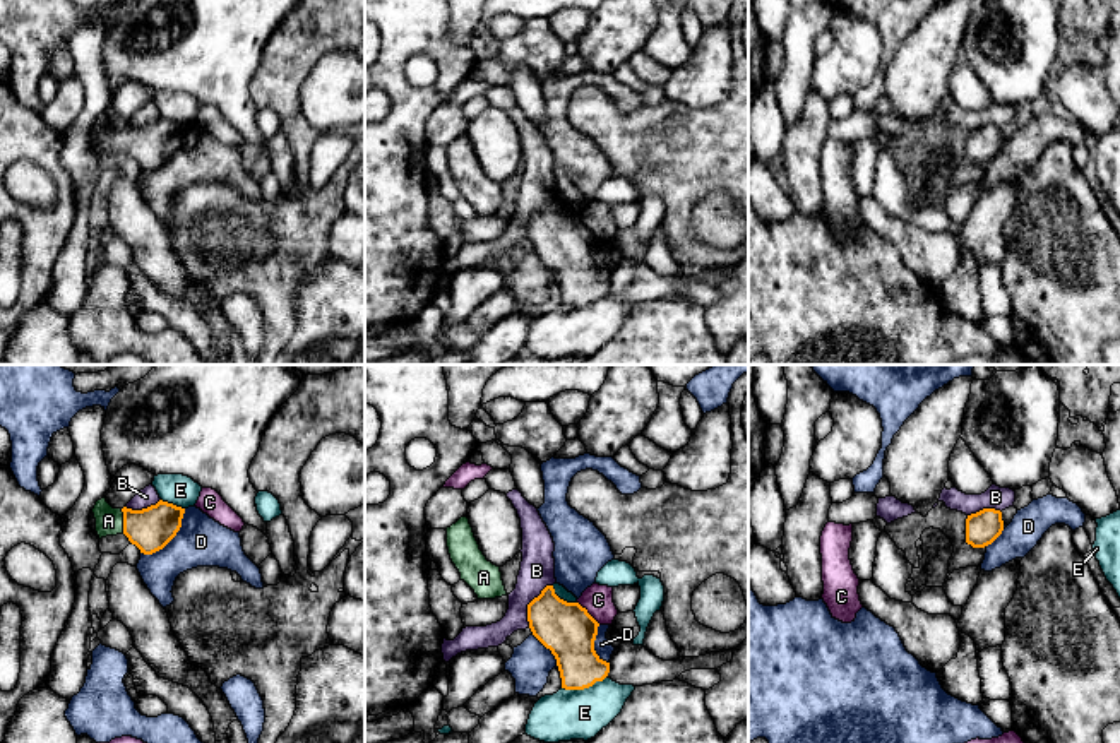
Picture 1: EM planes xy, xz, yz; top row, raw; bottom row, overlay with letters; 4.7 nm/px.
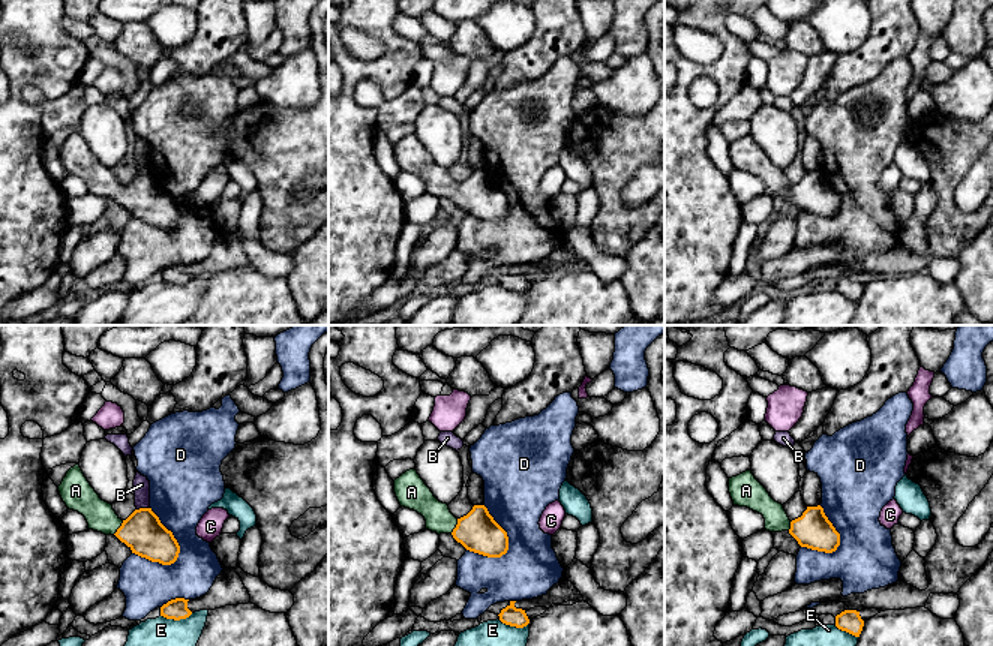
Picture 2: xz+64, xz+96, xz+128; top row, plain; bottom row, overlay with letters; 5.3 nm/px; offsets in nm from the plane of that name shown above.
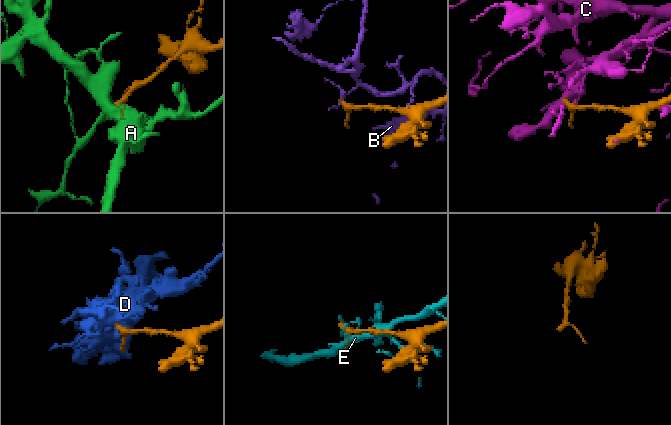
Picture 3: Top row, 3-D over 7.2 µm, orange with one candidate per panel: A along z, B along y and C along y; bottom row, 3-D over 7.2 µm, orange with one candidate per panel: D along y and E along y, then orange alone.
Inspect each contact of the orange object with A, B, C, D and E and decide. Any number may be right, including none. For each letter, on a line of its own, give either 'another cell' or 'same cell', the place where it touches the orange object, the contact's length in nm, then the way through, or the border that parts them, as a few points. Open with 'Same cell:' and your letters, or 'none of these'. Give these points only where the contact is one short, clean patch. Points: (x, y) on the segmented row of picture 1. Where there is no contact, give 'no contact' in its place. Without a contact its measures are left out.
Same cell: A
A: same cell; meets orange in xy at (124, 521); contact 120 nm long; runs through xy (149, 529), (124, 521), (108, 521)
B: another cell; meets orange in xz at (528, 605); contact 240 nm long; border along xz (552, 584), (528, 605), (528, 627)
C: another cell; meets orange in xz at (588, 613); contact 160 nm long
D: another cell; meets orange in xy at (170, 540); contact 300 nm long
E: another cell; meets orange in xz at (583, 689); contact 220 nm long

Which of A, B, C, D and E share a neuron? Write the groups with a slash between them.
A / B / C / D / E

